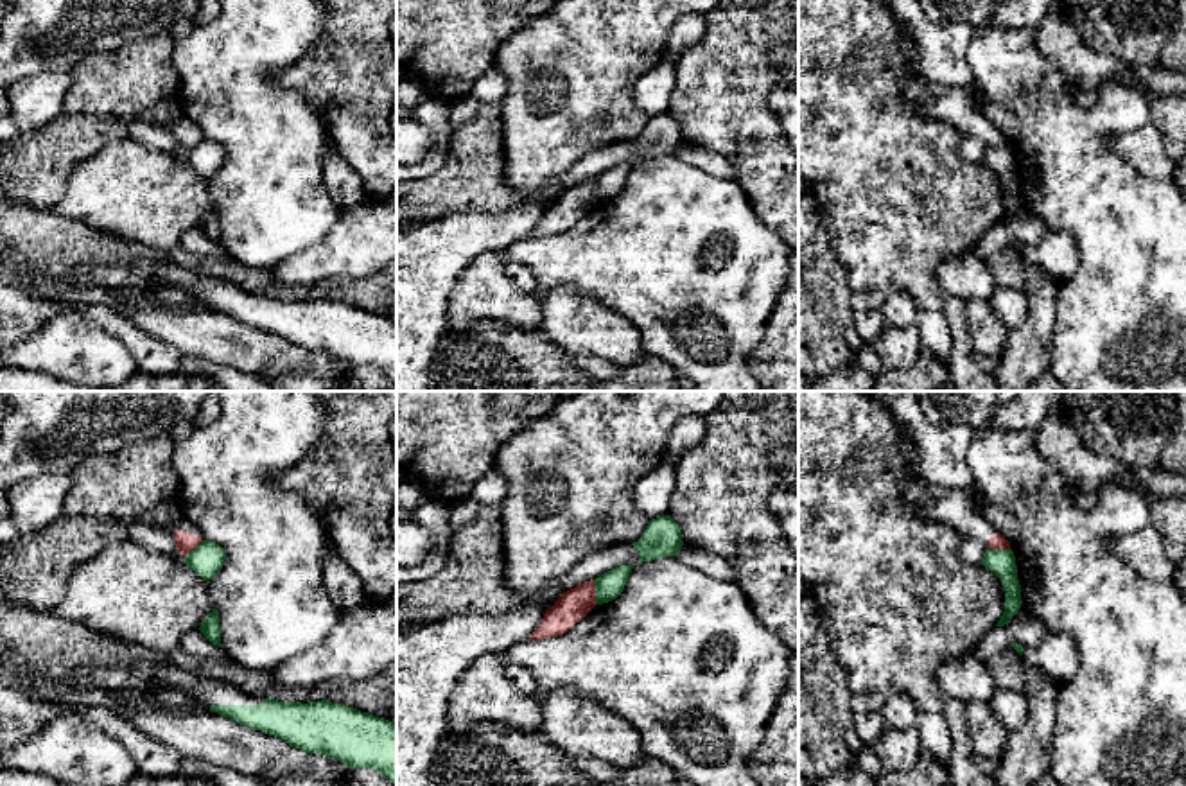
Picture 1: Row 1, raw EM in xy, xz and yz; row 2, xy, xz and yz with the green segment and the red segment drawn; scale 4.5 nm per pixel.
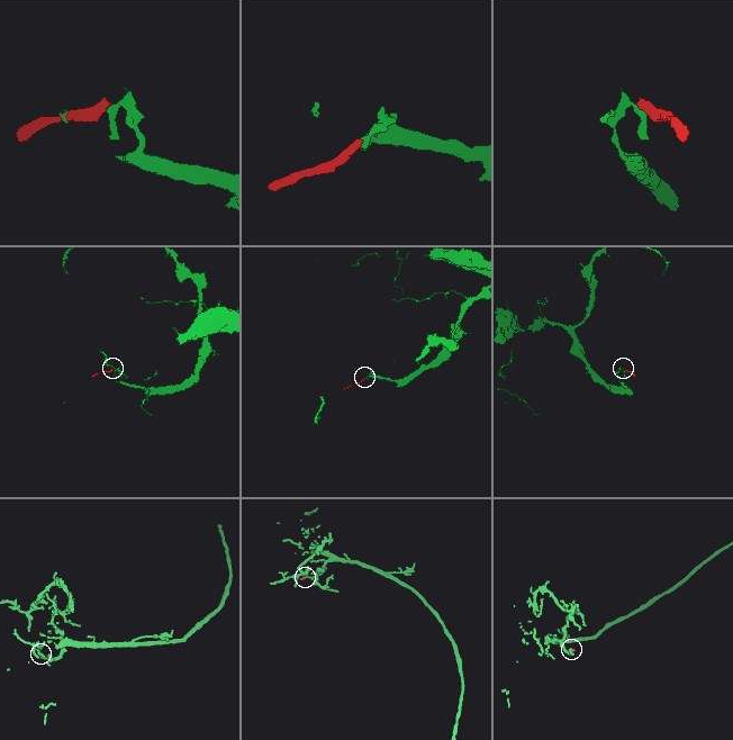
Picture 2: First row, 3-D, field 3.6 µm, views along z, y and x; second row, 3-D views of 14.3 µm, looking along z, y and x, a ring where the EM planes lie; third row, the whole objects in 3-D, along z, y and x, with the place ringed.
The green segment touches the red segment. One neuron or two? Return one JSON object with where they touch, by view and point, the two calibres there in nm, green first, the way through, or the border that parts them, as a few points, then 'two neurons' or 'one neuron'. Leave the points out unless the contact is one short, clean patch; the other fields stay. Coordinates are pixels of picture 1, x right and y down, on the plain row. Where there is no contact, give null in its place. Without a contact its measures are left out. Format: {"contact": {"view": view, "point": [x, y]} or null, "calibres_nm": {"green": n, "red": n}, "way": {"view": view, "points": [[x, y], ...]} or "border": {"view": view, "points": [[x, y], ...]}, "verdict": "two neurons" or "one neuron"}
{"contact": {"view": "xz", "point": [596, 191]}, "calibres_nm": {"green": 120, "red": 140}, "border": {"view": "xz", "points": [[591, 178], [596, 189], [596, 201]]}, "verdict": "two neurons"}

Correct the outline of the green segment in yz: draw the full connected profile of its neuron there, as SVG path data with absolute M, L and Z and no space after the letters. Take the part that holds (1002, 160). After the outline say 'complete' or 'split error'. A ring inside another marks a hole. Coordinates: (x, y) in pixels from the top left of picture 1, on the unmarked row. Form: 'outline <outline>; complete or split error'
outline M985 147L981 163L994 170L1005 187L1005 210L996 224L1005 224L1021 206L1021 183L1012 147Z; complete

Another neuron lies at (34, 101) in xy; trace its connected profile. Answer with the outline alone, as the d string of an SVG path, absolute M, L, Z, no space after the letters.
M39 72L14 81L5 95L20 133L32 133L63 113L70 72Z

